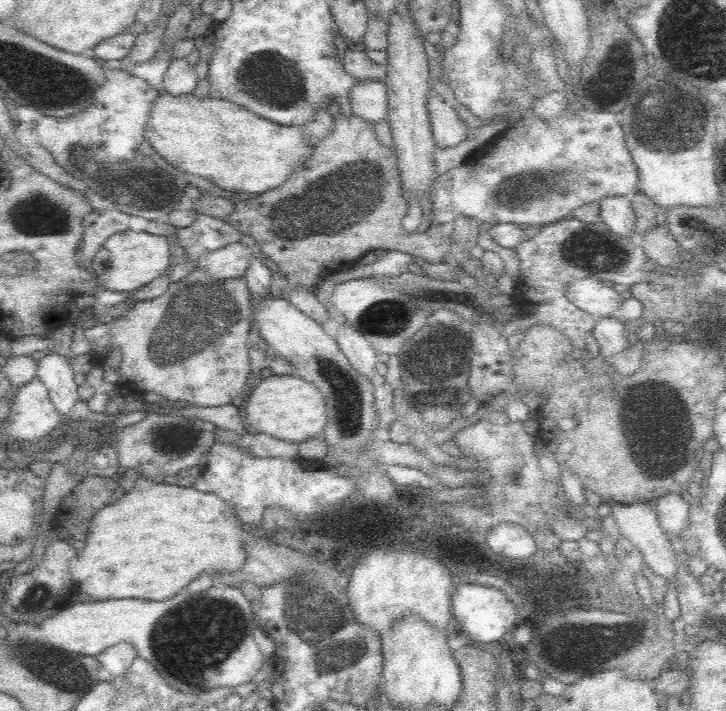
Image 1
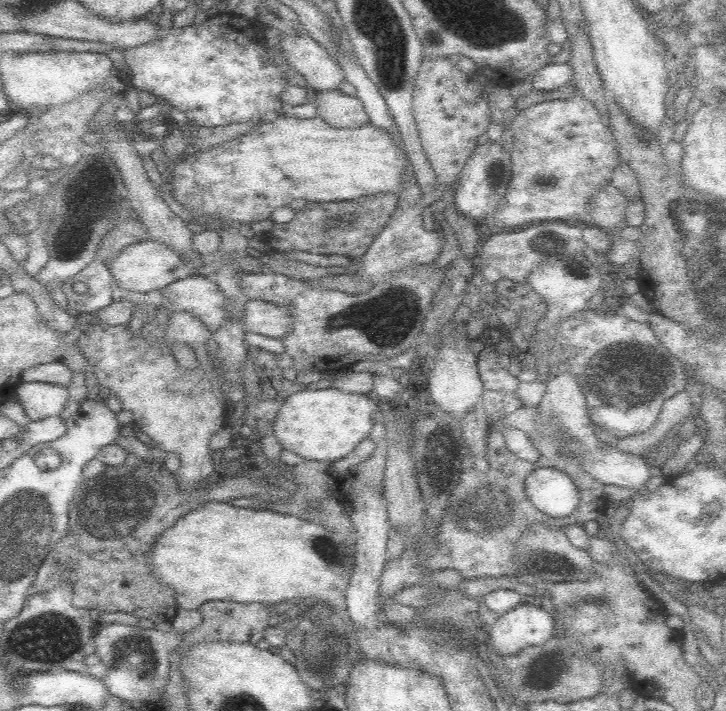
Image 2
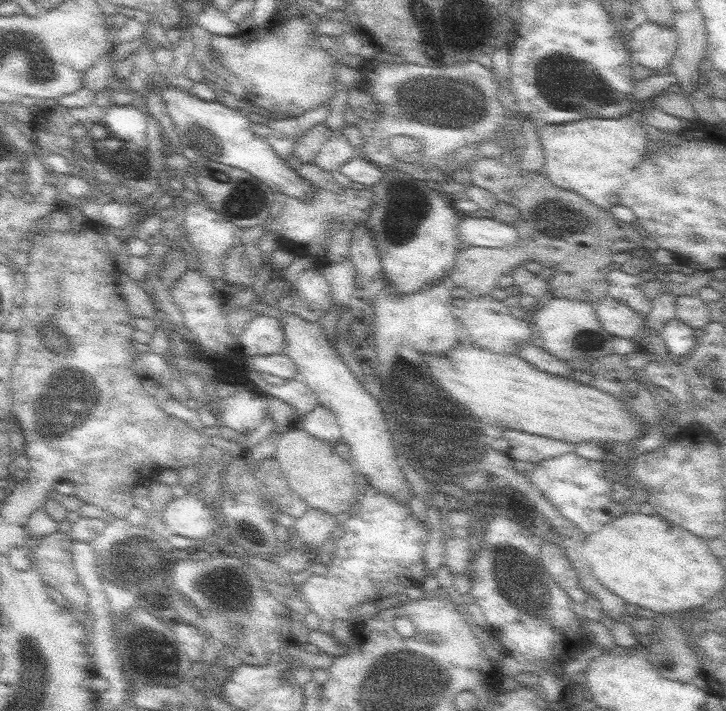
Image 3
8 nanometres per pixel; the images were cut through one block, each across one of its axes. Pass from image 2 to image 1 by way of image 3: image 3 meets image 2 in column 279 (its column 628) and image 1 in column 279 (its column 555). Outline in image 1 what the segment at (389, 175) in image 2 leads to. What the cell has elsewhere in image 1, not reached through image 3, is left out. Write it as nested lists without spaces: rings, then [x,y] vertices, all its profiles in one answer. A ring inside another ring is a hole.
[[[192,94],[184,96],[158,96],[146,124],[146,132],[150,146],[168,160],[174,168],[184,174],[196,174],[208,178],[218,190],[230,190],[234,194],[264,194],[268,190],[280,188],[298,168],[302,158],[312,154],[316,140],[302,134],[302,126],[284,126],[274,124],[258,114],[248,112],[246,108],[222,100],[222,98],[196,98]]]

